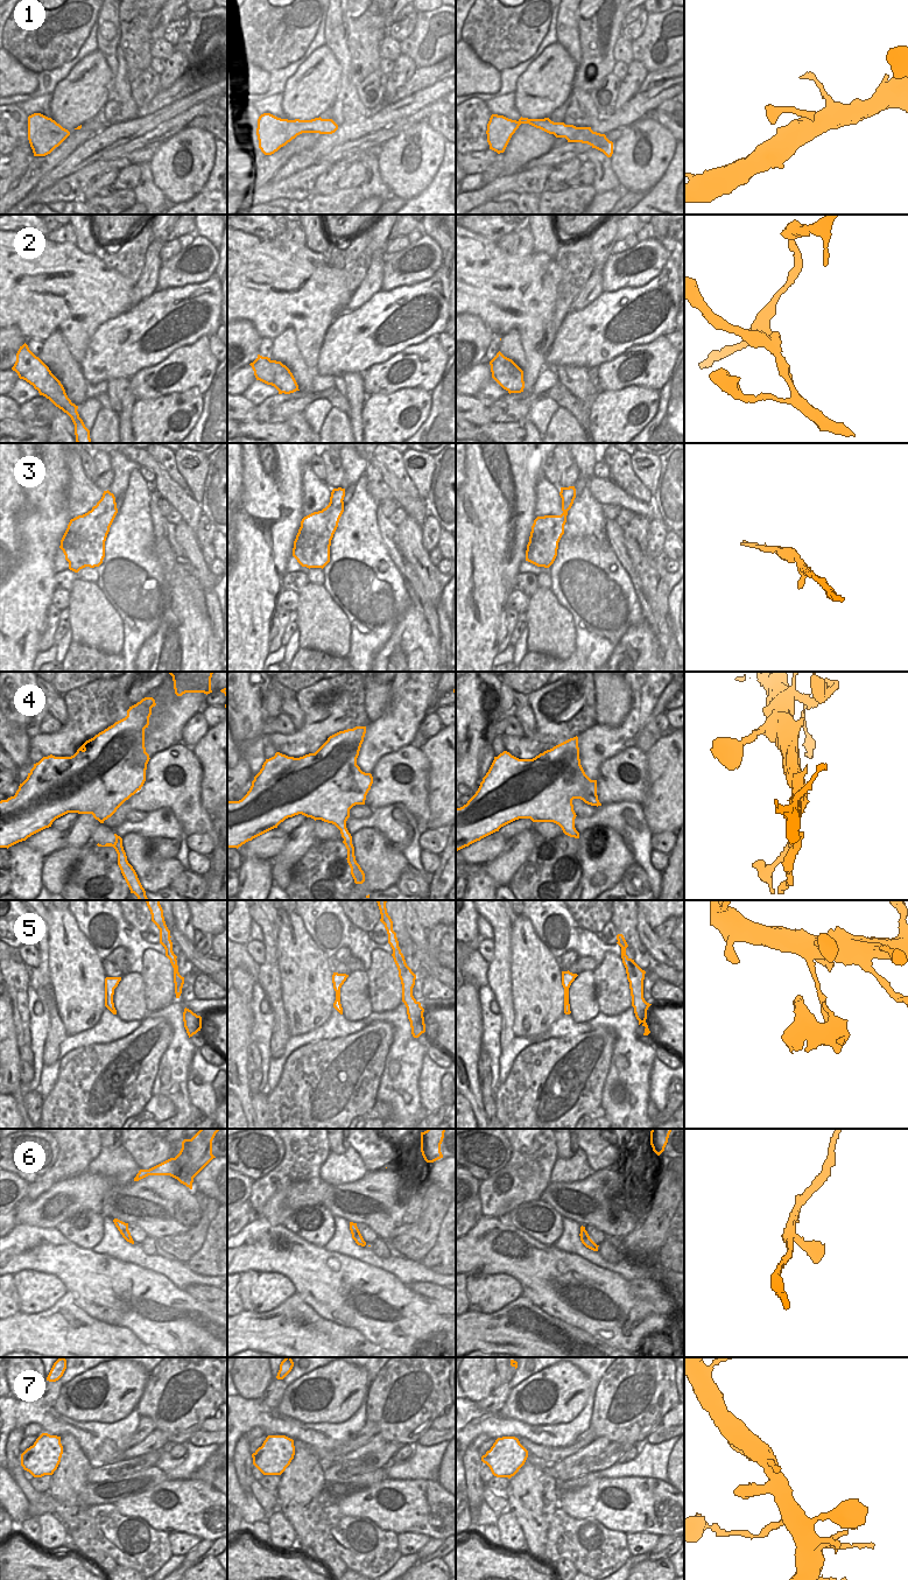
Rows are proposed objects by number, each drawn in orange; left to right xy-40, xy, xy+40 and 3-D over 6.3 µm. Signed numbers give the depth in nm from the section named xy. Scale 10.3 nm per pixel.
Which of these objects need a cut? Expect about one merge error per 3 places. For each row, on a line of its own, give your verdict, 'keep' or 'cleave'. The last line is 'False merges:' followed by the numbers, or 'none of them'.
1: keep
2: cleave
3: keep
4: cleave
5: cleave
6: keep
7: keep
False merges: 2, 4, 5

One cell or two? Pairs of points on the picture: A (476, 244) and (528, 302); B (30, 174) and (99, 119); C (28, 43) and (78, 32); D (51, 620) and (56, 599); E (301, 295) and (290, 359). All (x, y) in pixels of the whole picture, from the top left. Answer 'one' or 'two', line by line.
A: one
B: one
C: one
D: two
E: two

